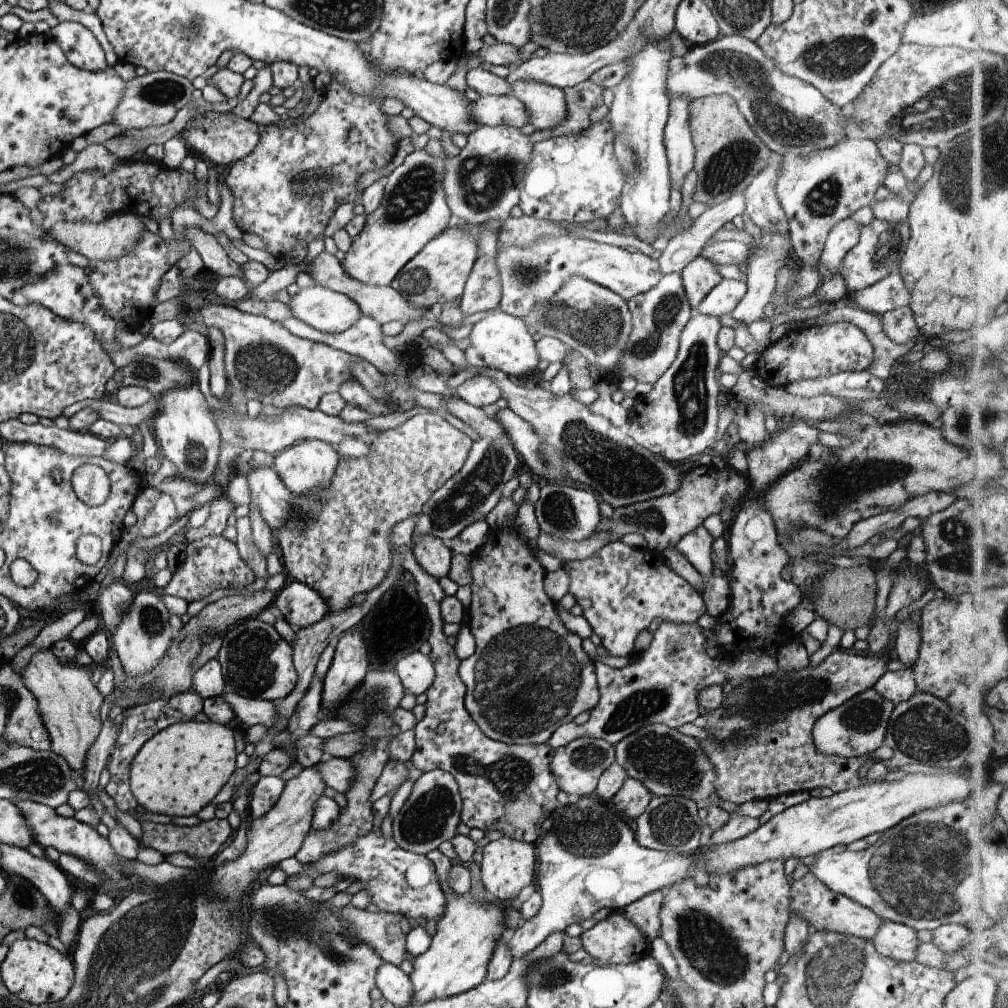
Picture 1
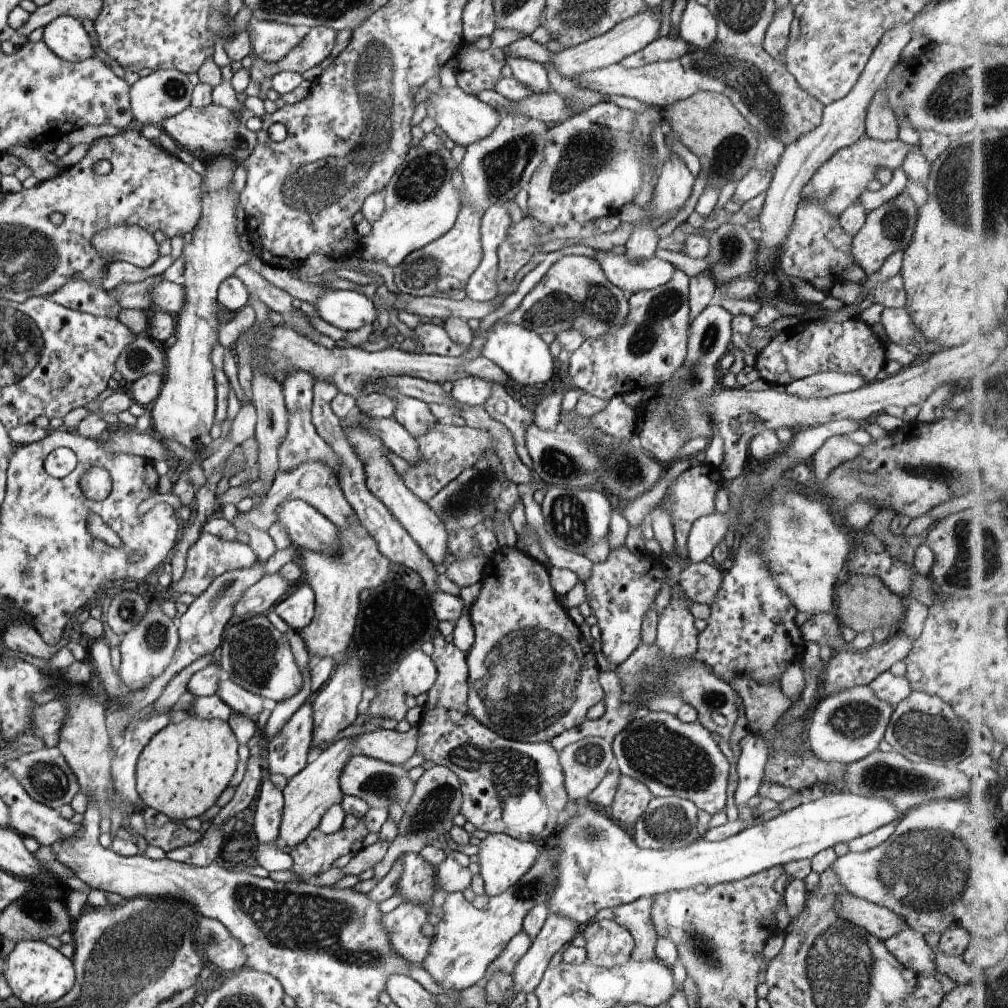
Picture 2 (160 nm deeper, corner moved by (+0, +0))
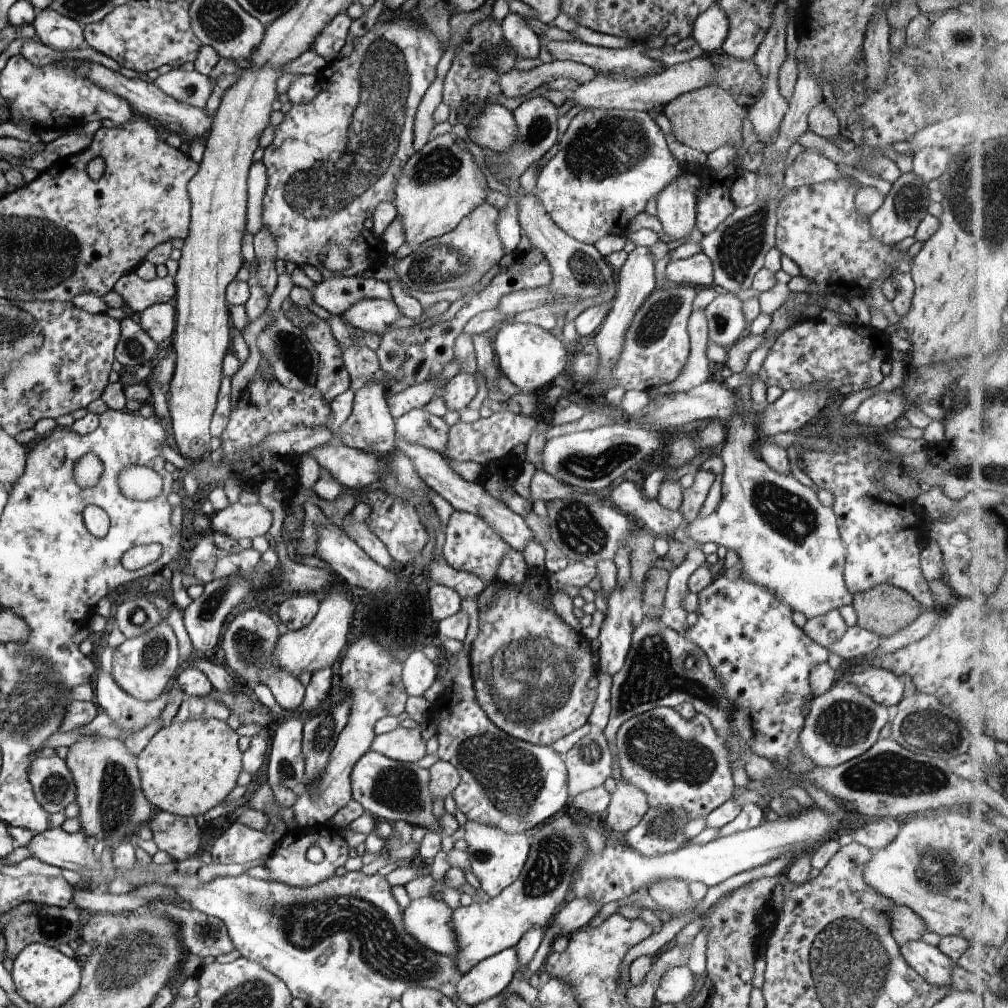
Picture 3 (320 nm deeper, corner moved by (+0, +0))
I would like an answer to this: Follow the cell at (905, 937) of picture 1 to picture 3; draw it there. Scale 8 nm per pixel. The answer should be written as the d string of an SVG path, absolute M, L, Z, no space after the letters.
M918 939L901 945L900 950L906 962L928 984L950 988L951 972L955 962L938 947Z

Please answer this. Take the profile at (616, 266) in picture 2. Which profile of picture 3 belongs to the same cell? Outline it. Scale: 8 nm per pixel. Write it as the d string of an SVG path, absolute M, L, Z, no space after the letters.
M698 251L685 259L670 260L665 273L672 284L693 285L701 289L712 287L715 272L706 253Z

